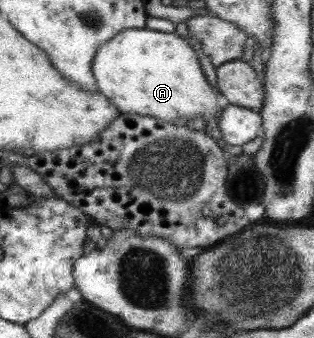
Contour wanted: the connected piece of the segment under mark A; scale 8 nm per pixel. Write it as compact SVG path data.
M145 28L123 29L96 48L91 74L97 91L120 114L132 112L169 122L176 117L188 120L200 116L205 122L219 120L222 108L216 103L216 92L200 70L196 53L188 42L174 33Z

